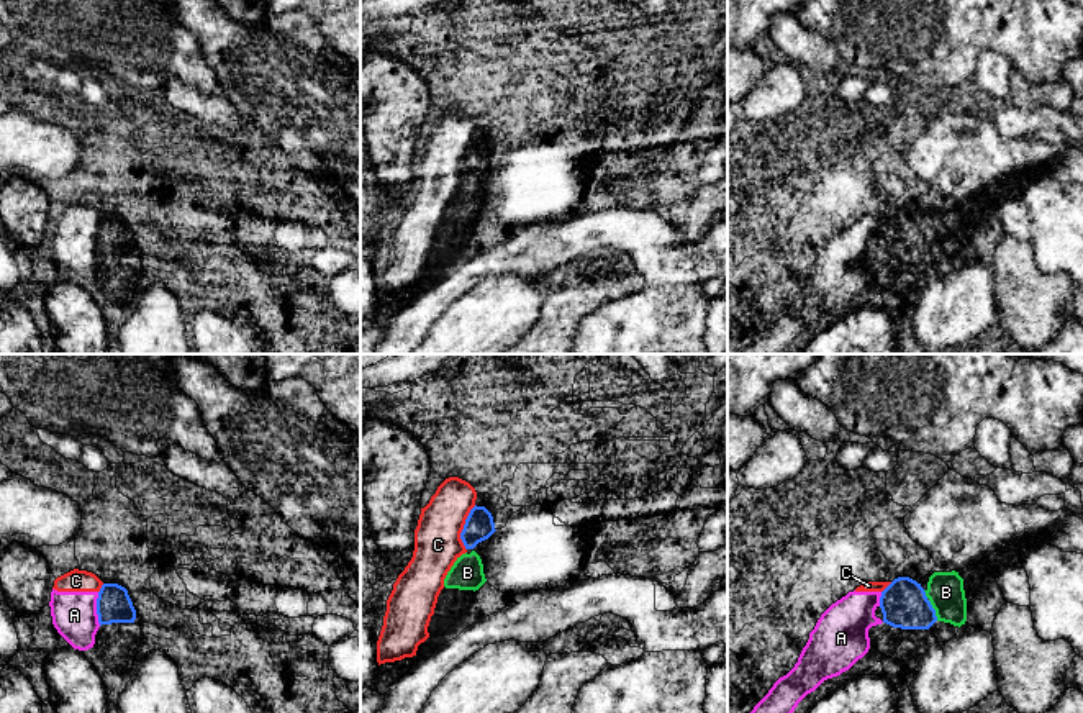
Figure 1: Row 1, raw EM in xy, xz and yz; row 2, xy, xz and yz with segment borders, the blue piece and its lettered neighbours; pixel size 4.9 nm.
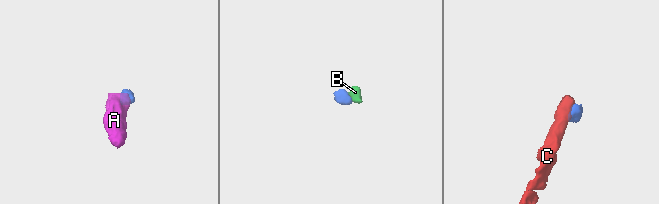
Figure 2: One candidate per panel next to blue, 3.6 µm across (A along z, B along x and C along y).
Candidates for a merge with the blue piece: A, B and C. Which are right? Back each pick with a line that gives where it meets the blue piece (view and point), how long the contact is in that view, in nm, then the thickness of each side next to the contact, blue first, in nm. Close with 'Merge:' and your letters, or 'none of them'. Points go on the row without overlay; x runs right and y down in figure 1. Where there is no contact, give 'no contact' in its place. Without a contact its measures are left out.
B: meets blue in yz at (934, 243); contact 120 nm long; 220 nm thick on the blue side, 180 nm on the other
Merge: B

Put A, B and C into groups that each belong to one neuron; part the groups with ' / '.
A C / B

